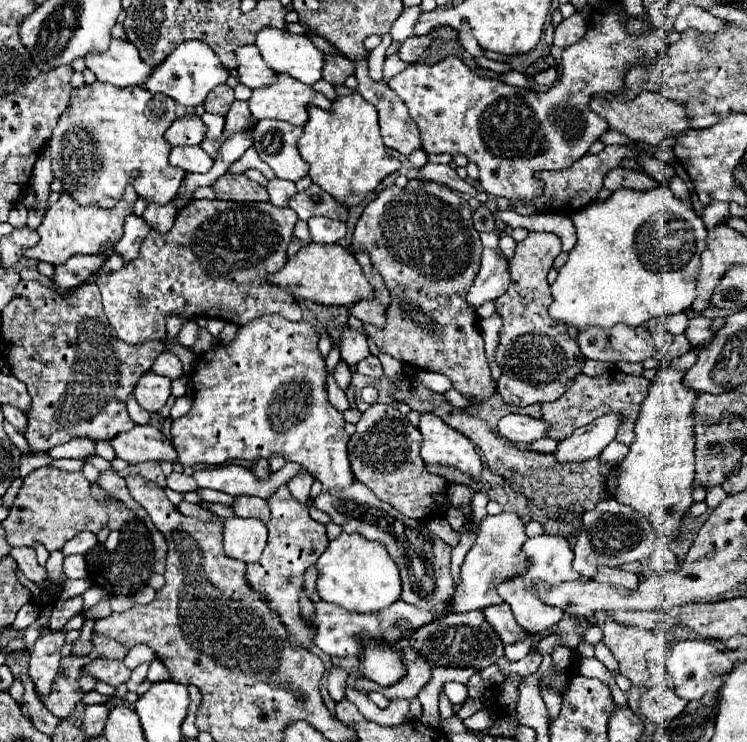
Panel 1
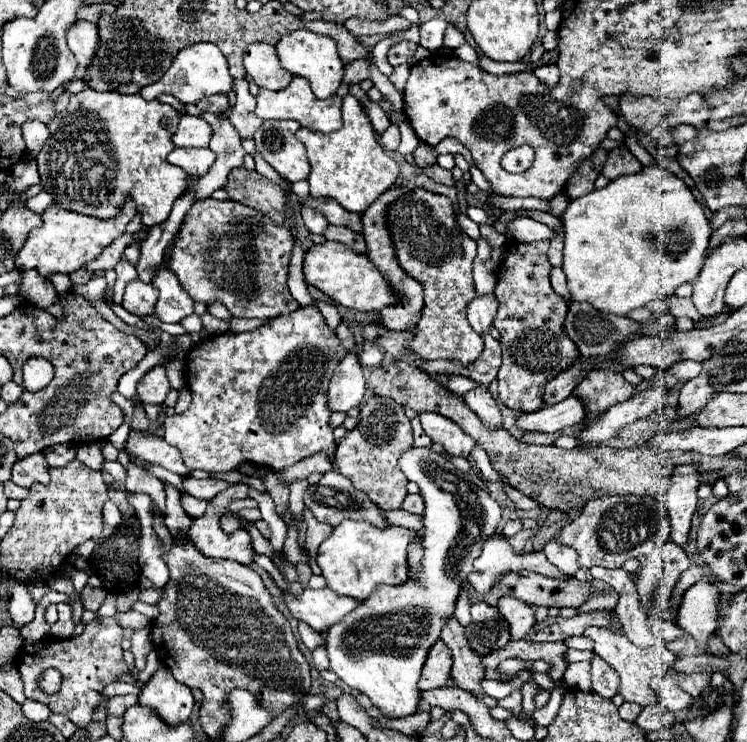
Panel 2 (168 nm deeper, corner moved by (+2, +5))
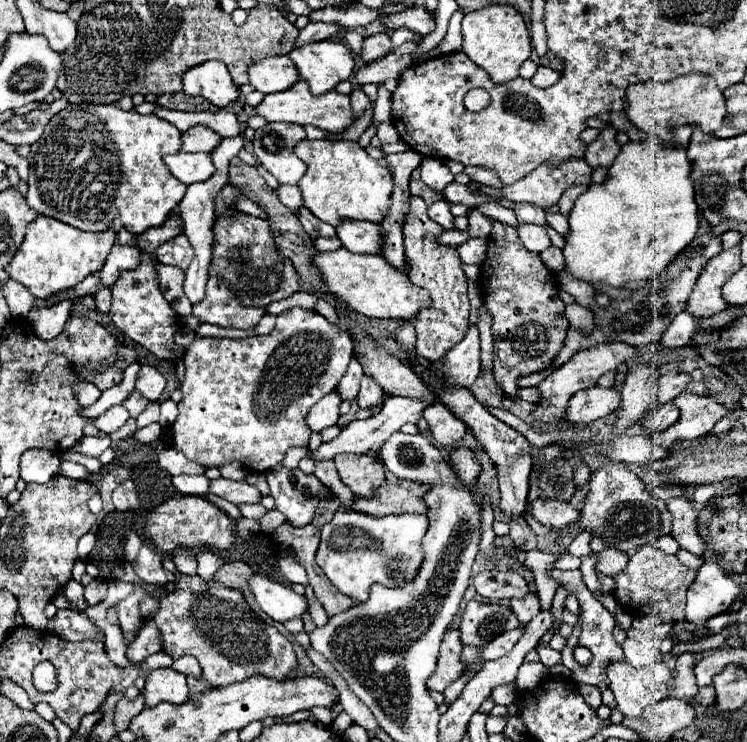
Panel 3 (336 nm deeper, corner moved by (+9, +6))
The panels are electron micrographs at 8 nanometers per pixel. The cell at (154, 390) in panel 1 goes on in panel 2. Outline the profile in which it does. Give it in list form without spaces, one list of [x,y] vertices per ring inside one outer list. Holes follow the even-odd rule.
[[[154,366],[138,382],[138,398],[142,404],[162,404],[168,390],[170,390],[170,384],[162,366]]]

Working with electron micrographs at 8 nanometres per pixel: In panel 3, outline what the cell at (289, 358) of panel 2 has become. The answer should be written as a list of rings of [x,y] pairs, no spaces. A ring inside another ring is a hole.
[[[289,309],[289,311],[283,311],[281,315],[277,315],[277,325],[275,329],[269,333],[269,335],[253,335],[253,337],[245,337],[245,339],[219,339],[219,337],[195,337],[193,343],[189,345],[189,349],[185,351],[185,357],[183,357],[183,363],[185,363],[185,381],[181,385],[181,391],[183,391],[183,401],[179,403],[179,417],[177,421],[171,425],[171,431],[173,431],[173,447],[179,449],[181,453],[185,453],[191,461],[197,461],[205,467],[219,467],[219,465],[227,465],[229,461],[241,461],[247,469],[251,471],[267,471],[271,467],[275,467],[277,463],[283,461],[285,457],[285,451],[289,447],[307,447],[309,445],[309,437],[311,437],[311,431],[307,427],[307,413],[309,409],[321,399],[325,397],[327,393],[331,393],[341,377],[345,375],[345,369],[351,361],[351,355],[353,355],[353,341],[349,337],[349,333],[345,329],[341,329],[339,325],[333,325],[329,323],[323,315],[315,313],[315,311],[307,311],[307,309]]]

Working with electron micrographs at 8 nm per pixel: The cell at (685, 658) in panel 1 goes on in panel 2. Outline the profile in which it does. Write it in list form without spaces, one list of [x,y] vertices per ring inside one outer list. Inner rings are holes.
[[[702,578],[694,586],[690,586],[684,594],[682,606],[678,610],[680,626],[692,634],[698,648],[702,652],[706,650],[708,638],[716,630],[716,618],[718,618],[718,600],[720,592],[714,588],[714,584],[708,578]]]

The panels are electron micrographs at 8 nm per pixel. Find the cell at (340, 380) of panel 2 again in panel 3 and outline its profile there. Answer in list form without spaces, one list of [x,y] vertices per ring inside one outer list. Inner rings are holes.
[[[337,391],[325,395],[317,405],[313,405],[313,409],[309,409],[309,417],[307,417],[309,429],[313,433],[321,433],[323,429],[337,425],[339,405],[341,405],[341,397]]]

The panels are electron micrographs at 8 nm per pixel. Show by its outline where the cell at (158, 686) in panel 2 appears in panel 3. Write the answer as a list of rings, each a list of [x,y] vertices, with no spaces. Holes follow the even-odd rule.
[[[153,669],[145,685],[145,705],[159,705],[163,701],[181,705],[189,699],[185,675],[175,669]]]

